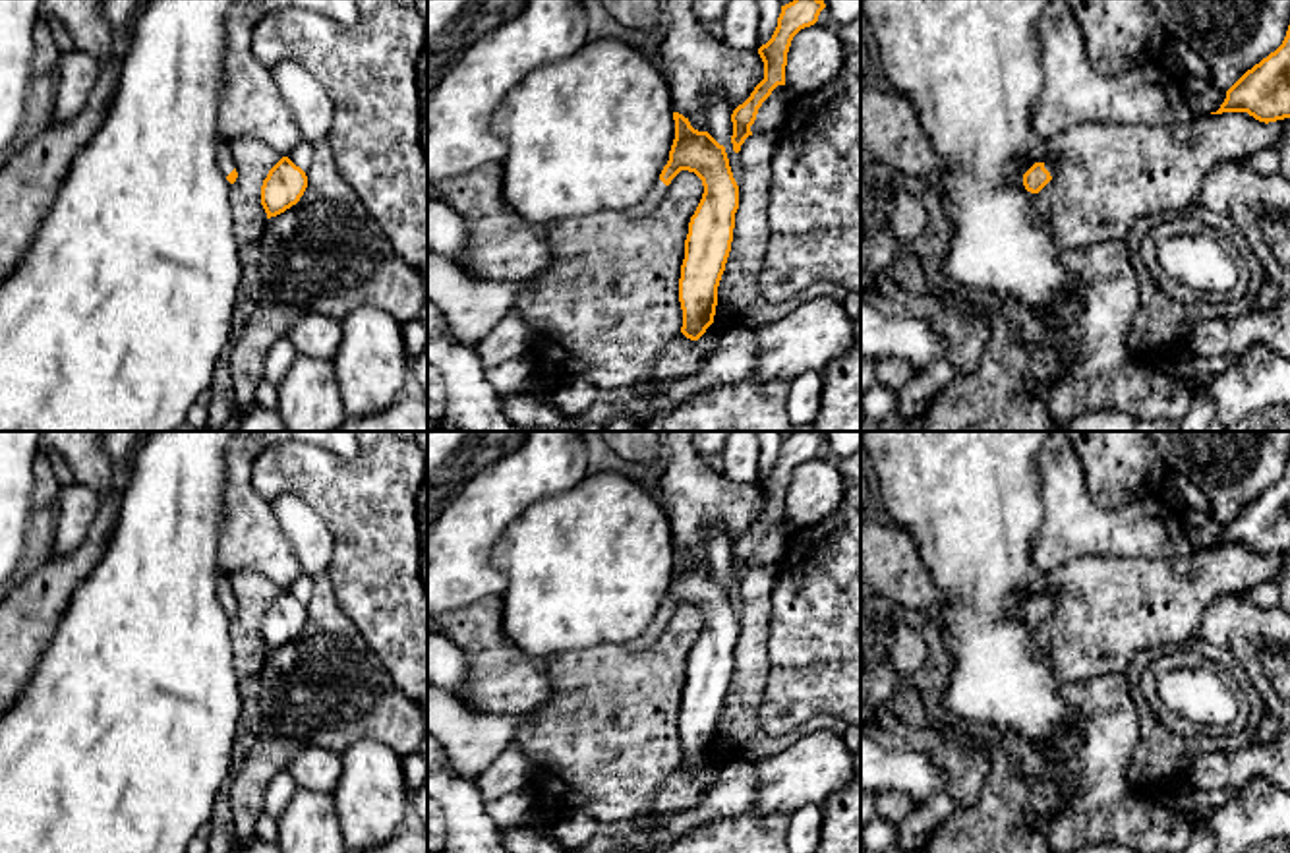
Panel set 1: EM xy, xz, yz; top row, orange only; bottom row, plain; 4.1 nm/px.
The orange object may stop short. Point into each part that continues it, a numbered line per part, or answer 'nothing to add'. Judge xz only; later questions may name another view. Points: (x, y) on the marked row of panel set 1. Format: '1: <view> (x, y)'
1: xz (654, 196)

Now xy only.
1: xy (227, 165)

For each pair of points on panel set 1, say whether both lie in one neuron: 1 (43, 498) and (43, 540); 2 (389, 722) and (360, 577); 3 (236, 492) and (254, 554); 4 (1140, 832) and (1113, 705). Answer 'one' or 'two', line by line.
1: one
2: two
3: one
4: one

